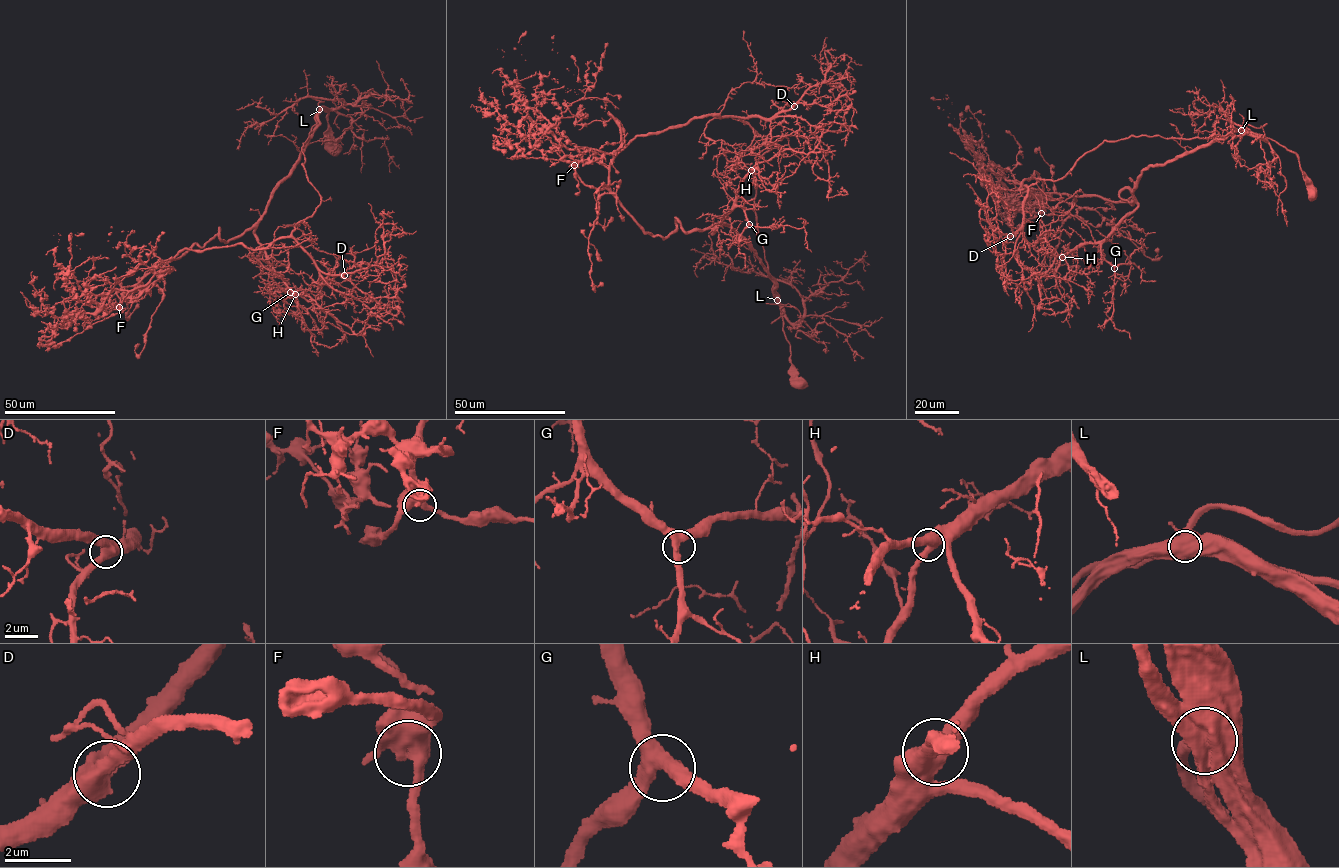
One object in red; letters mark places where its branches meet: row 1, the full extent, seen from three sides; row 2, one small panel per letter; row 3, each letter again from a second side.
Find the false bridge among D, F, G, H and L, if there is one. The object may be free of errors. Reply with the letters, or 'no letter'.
L

